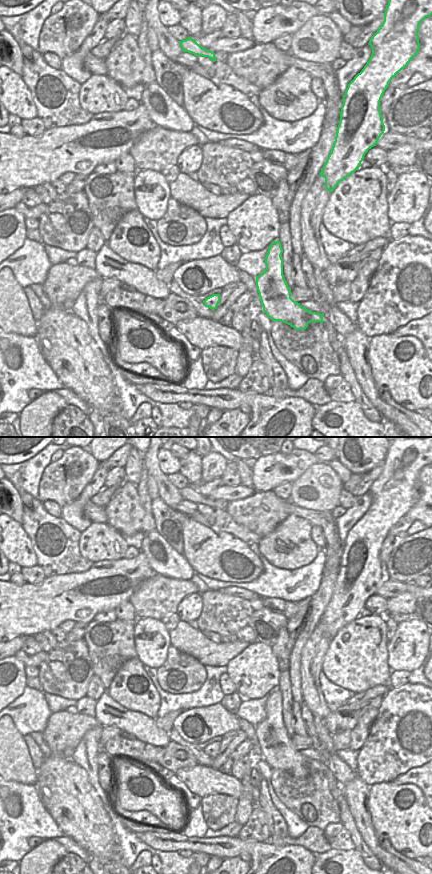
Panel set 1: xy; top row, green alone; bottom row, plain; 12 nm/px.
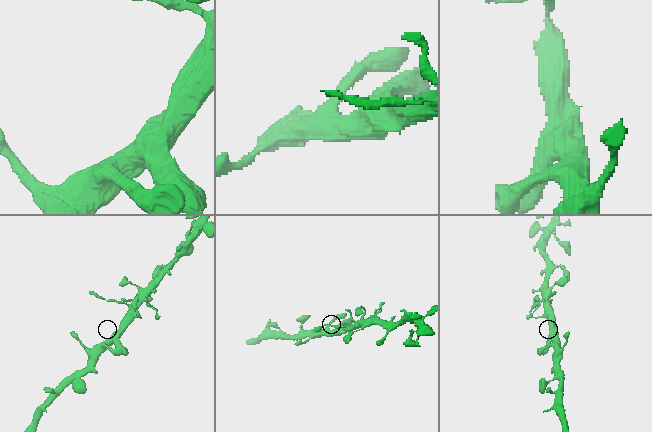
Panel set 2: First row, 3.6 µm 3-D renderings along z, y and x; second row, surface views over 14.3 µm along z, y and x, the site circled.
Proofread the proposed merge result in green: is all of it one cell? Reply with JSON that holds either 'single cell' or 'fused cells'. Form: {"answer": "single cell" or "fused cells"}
{"answer": "single cell"}

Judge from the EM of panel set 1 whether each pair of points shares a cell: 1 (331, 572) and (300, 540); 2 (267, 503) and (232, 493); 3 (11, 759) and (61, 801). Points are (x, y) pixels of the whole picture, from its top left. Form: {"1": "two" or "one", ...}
{"1": "two", "2": "two", "3": "two"}

